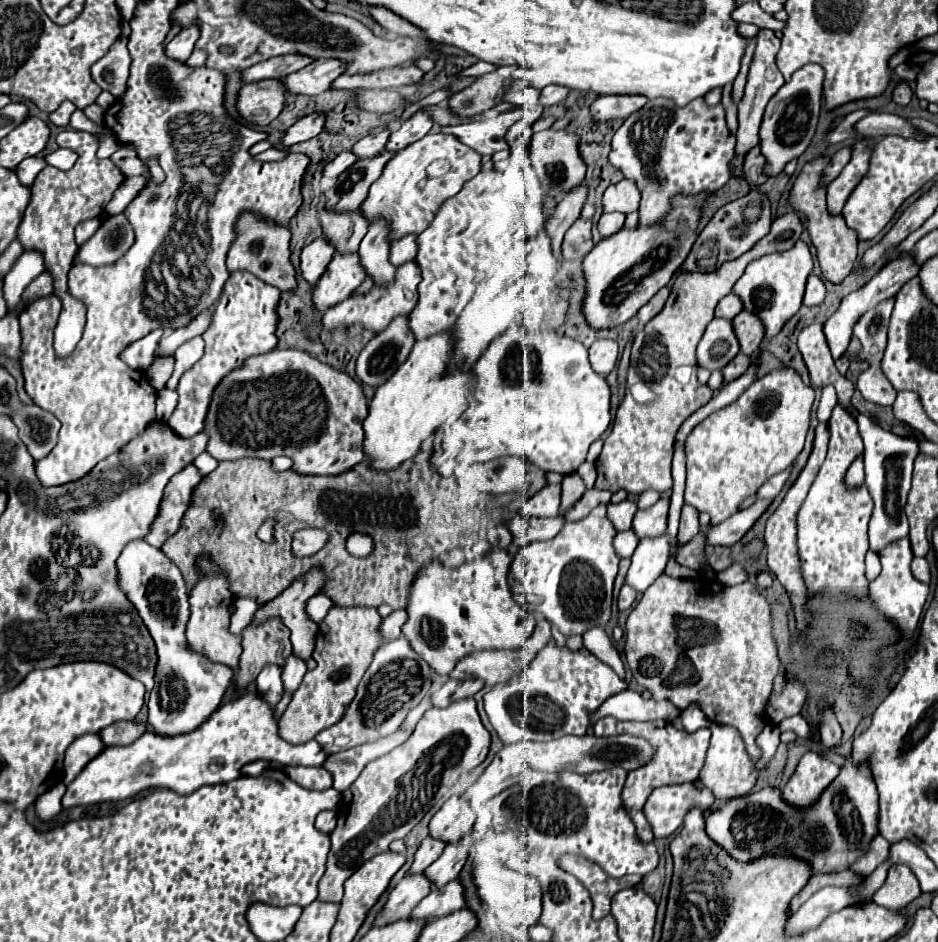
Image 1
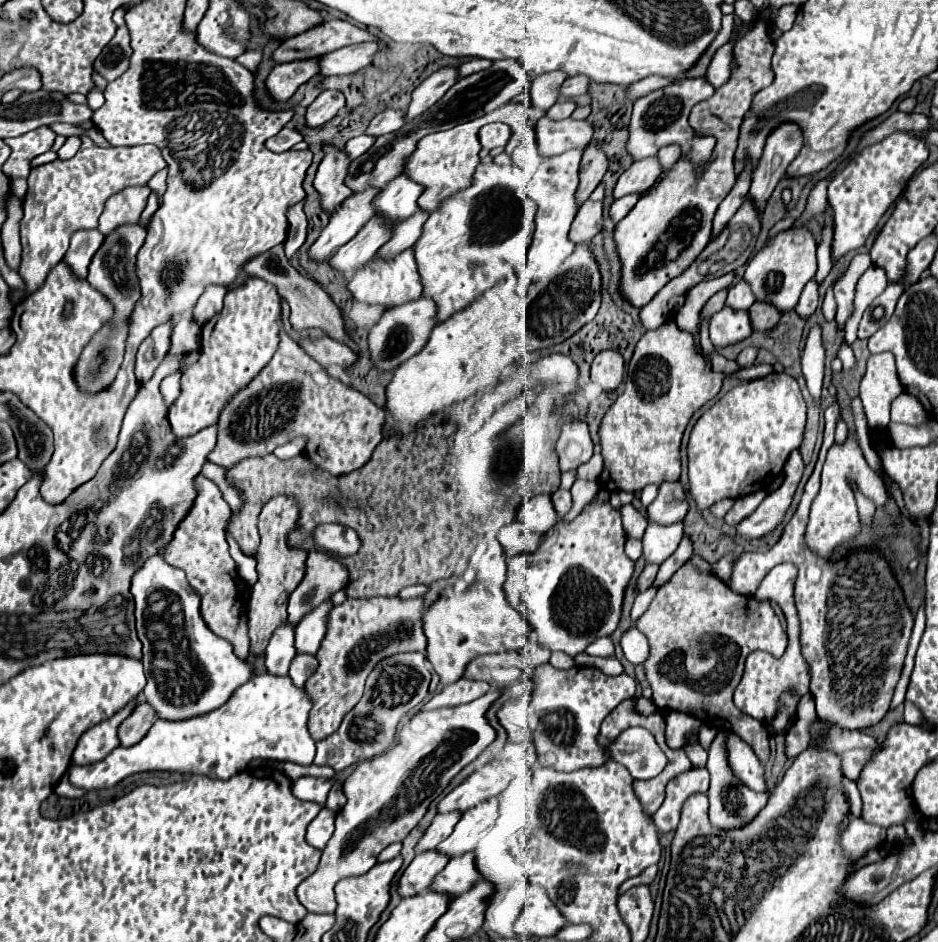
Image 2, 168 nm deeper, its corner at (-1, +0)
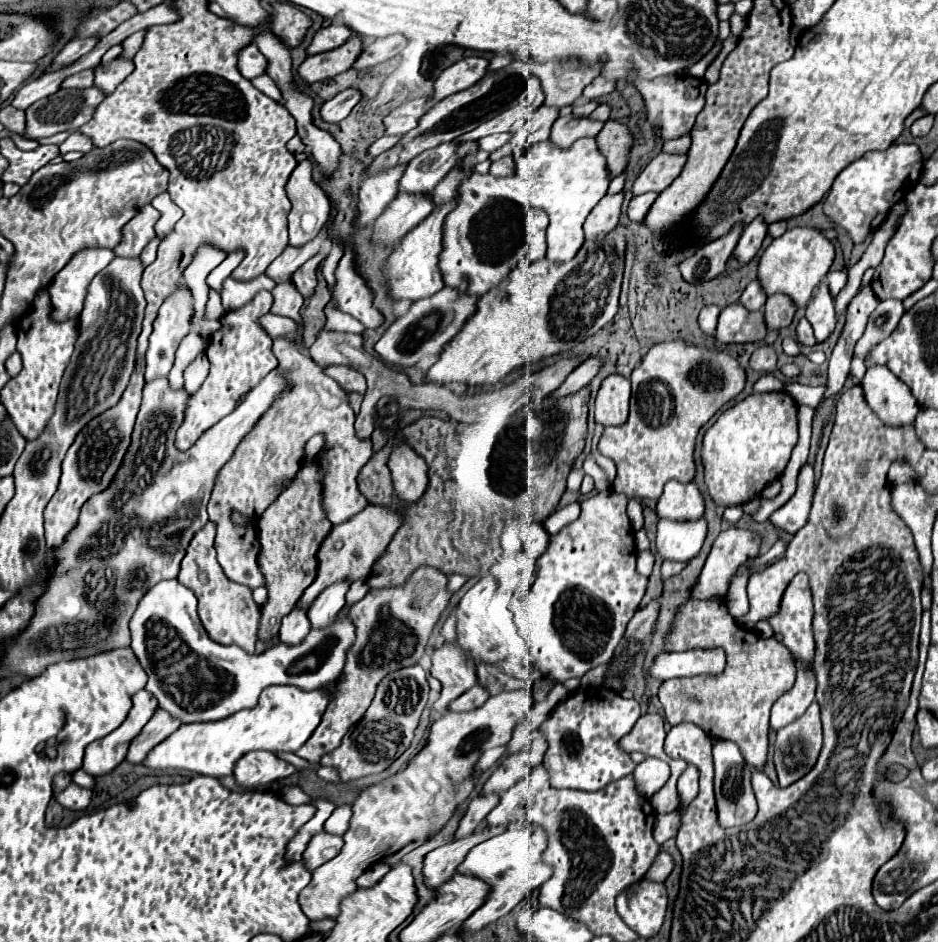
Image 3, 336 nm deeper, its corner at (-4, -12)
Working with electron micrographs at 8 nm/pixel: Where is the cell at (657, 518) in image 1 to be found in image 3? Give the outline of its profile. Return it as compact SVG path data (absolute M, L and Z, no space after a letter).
M670 481L658 501L658 517L674 521L694 521L704 515L704 497L694 481Z

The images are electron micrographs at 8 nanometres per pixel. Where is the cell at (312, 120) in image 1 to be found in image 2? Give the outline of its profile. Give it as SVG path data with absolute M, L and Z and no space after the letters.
M323 91L305 113L305 121L309 127L321 127L331 121L339 109L345 105L345 97L339 91Z

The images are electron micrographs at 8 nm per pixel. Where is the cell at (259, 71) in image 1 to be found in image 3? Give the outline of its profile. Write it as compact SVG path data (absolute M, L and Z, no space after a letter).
M328 25L328 27L322 27L322 29L316 31L314 41L308 47L308 55L336 49L342 43L346 43L350 35L352 35L352 29L346 27L346 25Z

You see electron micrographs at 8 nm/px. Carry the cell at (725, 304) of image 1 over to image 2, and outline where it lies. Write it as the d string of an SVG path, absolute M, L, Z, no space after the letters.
M739 281L737 285L733 285L729 289L729 295L725 301L725 305L733 307L733 309L749 309L753 303L755 303L755 297L745 281Z

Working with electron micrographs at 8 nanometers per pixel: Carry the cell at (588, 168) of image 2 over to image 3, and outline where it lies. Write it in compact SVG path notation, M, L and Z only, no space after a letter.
M610 119L610 121L606 121L604 129L598 133L596 141L598 141L600 153L606 155L606 159L608 159L608 169L610 169L612 177L620 175L626 169L630 145L632 145L630 129L622 123Z

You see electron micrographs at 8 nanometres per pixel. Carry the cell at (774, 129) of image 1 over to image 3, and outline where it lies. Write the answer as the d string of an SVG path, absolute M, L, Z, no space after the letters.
M762 217L754 219L750 225L744 227L742 231L742 237L734 249L734 257L740 265L746 265L750 263L750 259L756 255L756 251L760 249L762 241L766 237L766 223L762 221Z

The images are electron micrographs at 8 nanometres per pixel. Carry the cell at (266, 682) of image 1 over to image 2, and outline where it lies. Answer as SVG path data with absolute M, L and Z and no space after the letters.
M289 623L279 627L273 633L267 645L267 653L265 653L265 667L271 675L287 675L287 667L291 665L295 657L293 639L295 639L295 631Z

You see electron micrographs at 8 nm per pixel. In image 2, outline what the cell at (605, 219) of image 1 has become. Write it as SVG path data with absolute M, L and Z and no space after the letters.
M627 195L627 197L623 197L623 199L617 199L617 201L611 205L611 209L609 209L611 219L613 219L615 223L619 223L619 221L635 207L637 199L639 199L639 195Z

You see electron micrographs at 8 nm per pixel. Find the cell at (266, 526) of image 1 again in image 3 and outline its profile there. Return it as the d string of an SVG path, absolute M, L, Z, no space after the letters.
M318 457L308 459L300 467L288 489L264 511L264 515L258 521L262 543L258 553L258 565L262 575L266 577L266 589L268 589L268 603L262 607L262 619L258 631L258 637L262 641L274 641L278 637L282 617L294 609L306 587L310 587L310 583L316 579L318 573L316 553L322 541L326 539L326 533L330 533L332 529L332 523L328 521L326 511L322 507L322 489L324 489L322 477L324 469Z

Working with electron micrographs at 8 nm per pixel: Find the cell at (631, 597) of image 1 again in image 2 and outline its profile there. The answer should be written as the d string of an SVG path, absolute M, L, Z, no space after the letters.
M647 565L647 567L641 571L641 575L639 575L639 579L637 579L637 591L645 591L647 587L653 585L655 575L657 575L657 569L659 569L659 565Z

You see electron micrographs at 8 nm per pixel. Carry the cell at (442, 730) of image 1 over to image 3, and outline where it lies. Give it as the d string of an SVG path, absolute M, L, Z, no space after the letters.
M506 691L490 697L482 707L466 713L448 713L432 723L424 749L394 777L362 791L352 809L350 829L344 835L340 855L312 873L312 881L300 893L300 907L310 921L336 917L344 897L356 891L356 879L384 855L392 855L412 841L436 833L450 819L458 803L474 789L474 763L486 749L506 745L514 725L532 707L530 691Z

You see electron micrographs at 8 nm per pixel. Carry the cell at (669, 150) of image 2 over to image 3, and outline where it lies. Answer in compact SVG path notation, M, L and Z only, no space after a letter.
M686 133L686 135L678 137L678 139L666 141L662 151L678 151L678 153L684 153L684 151L688 151L688 147L690 147L690 133Z

